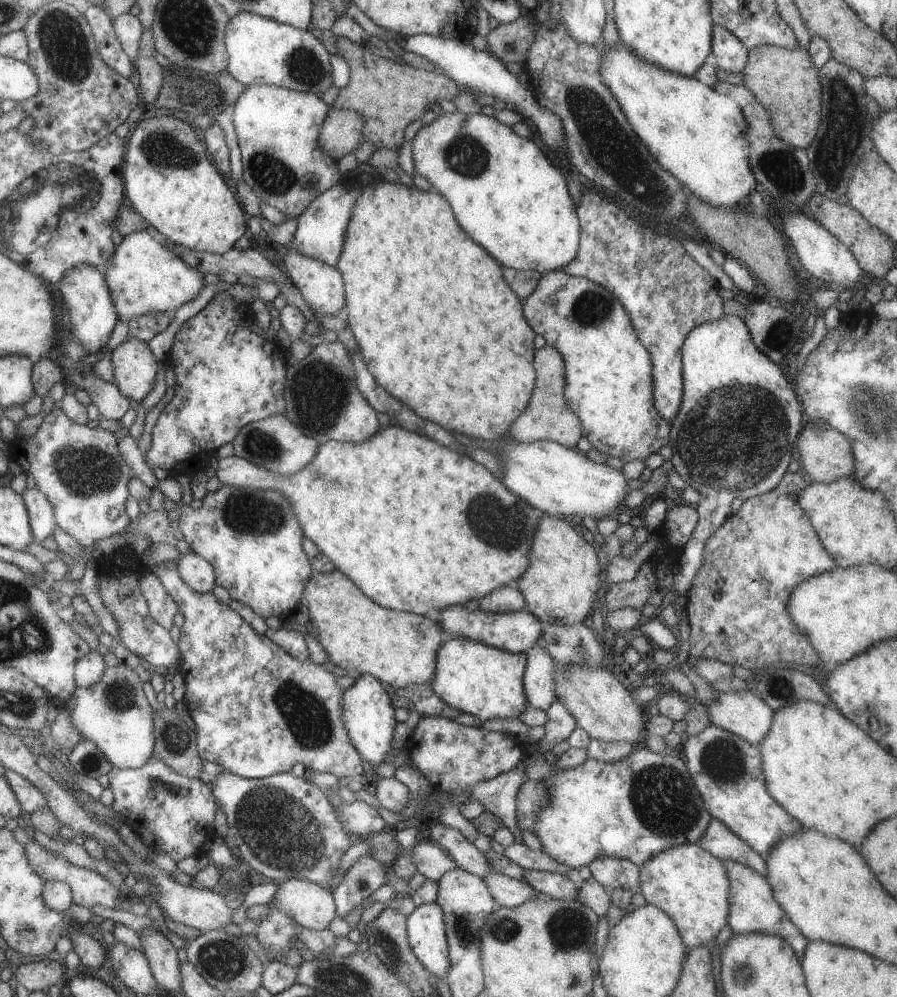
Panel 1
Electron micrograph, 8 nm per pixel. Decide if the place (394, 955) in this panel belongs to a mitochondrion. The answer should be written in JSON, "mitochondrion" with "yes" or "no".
{"mitochondrion":"yes"}

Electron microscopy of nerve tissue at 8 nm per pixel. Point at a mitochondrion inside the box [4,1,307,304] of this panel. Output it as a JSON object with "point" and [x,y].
{"point":[61,39]}

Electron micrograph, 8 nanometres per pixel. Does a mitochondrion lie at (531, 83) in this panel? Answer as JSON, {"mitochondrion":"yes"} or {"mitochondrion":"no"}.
{"mitochondrion":"no"}

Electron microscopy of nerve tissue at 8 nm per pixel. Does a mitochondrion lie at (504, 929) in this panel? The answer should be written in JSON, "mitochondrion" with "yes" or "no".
{"mitochondrion":"yes"}

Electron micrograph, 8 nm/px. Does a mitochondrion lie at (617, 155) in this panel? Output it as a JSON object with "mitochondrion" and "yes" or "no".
{"mitochondrion":"yes"}

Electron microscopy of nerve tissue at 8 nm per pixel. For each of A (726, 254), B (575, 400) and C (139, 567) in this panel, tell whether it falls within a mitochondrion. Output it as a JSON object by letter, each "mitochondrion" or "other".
{"A":"other","B":"other","C":"other"}

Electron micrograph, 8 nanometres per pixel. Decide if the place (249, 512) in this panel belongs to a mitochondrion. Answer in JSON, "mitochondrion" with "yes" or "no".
{"mitochondrion":"yes"}

